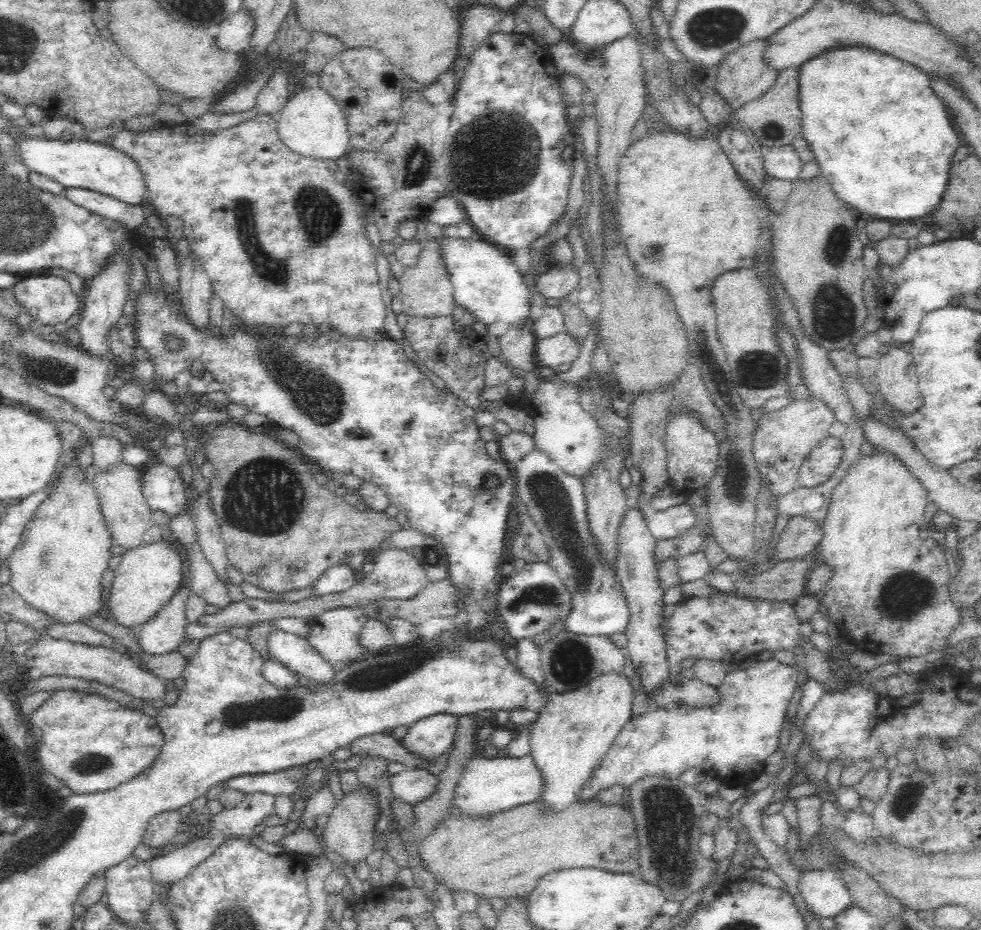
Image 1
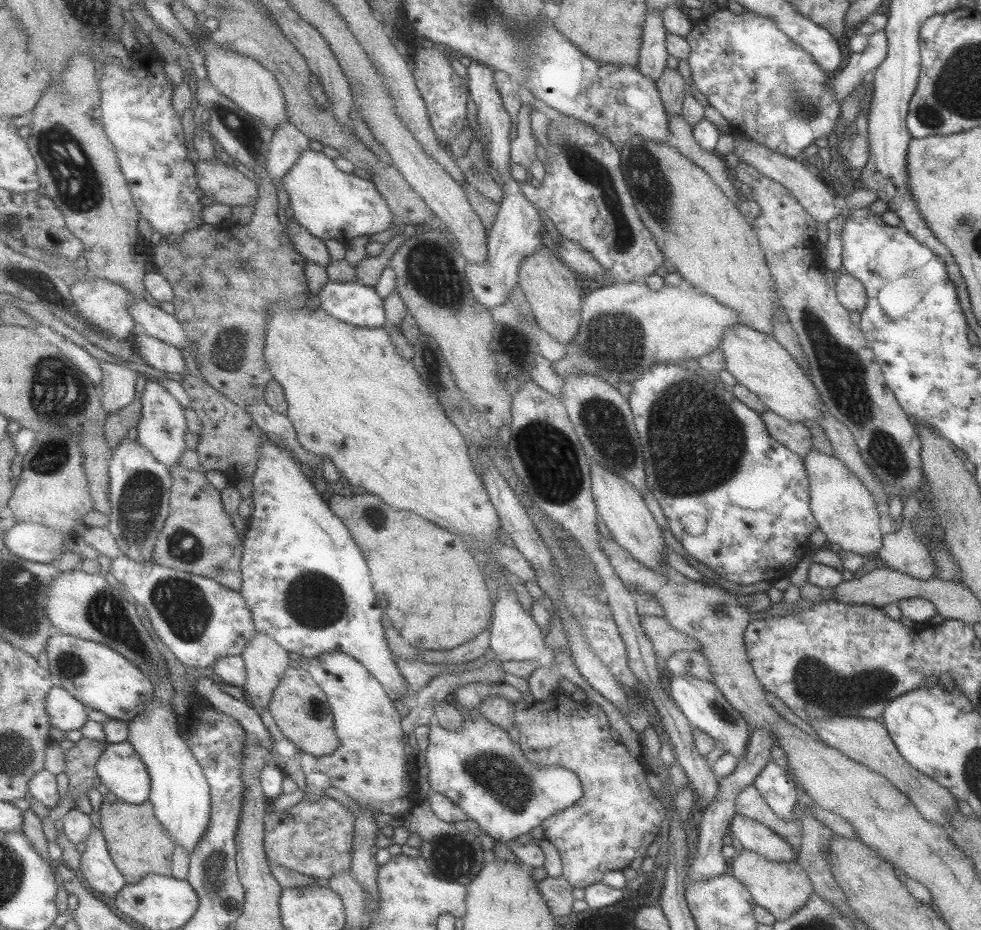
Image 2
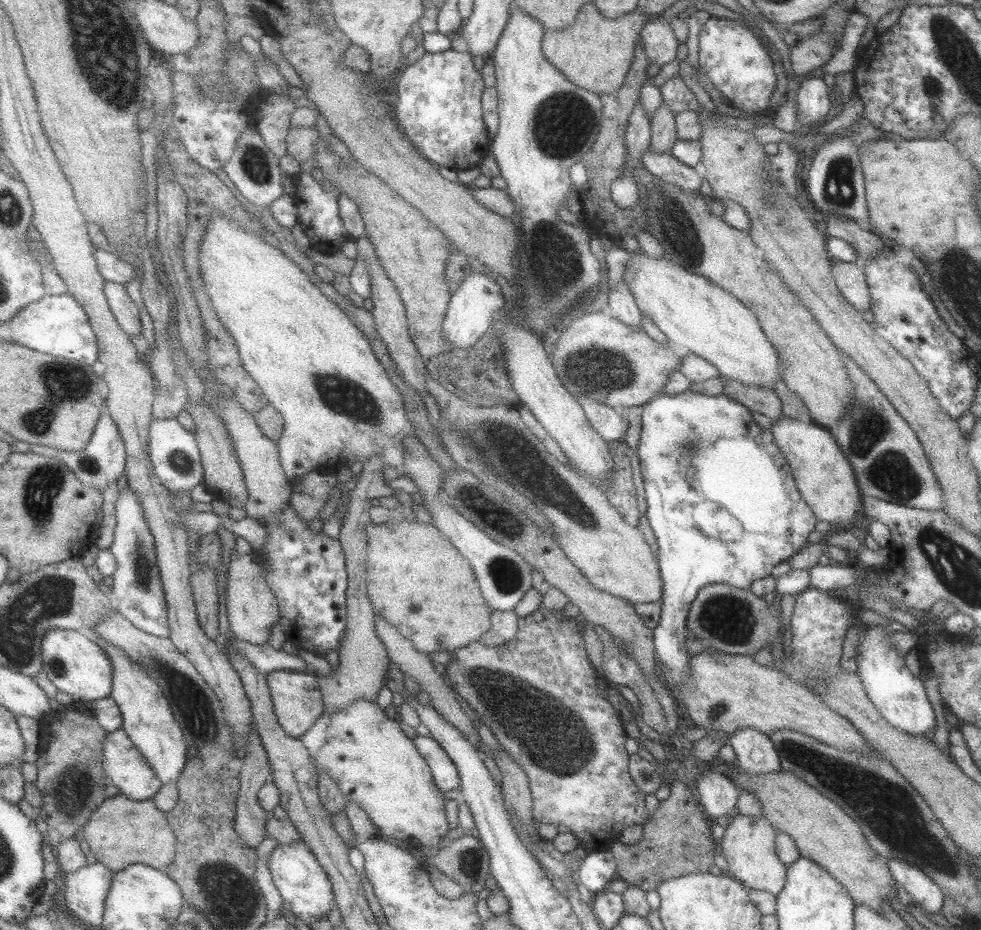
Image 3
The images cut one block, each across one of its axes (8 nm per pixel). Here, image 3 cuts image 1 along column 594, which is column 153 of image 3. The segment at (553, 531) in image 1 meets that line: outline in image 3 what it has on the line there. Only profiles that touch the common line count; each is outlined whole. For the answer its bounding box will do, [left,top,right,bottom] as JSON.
[110,486,169,637]

